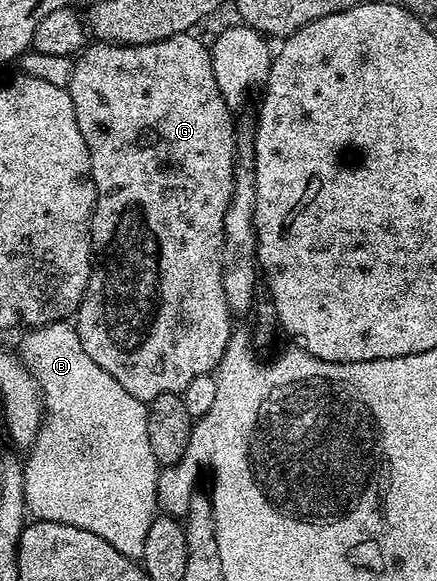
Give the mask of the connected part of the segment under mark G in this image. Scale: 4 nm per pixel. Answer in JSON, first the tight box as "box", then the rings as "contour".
{"box":[67,32,238,402],"contour":[[[179,32],[177,36],[162,38],[162,42],[154,42],[153,44],[89,43],[87,47],[75,57],[72,66],[72,77],[67,87],[70,98],[74,102],[74,118],[78,118],[78,130],[82,130],[82,138],[86,138],[86,146],[90,150],[92,177],[94,178],[94,186],[96,187],[96,207],[92,209],[92,227],[90,229],[92,233],[92,273],[88,279],[88,285],[84,291],[82,302],[74,313],[74,327],[78,338],[82,342],[82,350],[86,350],[86,354],[90,354],[90,358],[94,358],[94,362],[98,362],[98,366],[102,366],[102,370],[106,370],[106,374],[110,374],[117,382],[122,382],[122,390],[126,390],[127,393],[132,394],[134,398],[145,402],[150,402],[162,394],[182,394],[186,390],[186,386],[190,386],[190,382],[193,378],[215,373],[216,369],[220,367],[220,360],[224,356],[228,339],[232,337],[234,331],[234,325],[232,325],[234,316],[233,313],[228,311],[226,294],[222,290],[220,249],[224,246],[224,215],[232,201],[232,173],[236,171],[236,165],[238,163],[236,128],[232,125],[233,109],[230,107],[228,101],[225,100],[222,90],[218,90],[218,82],[214,78],[214,66],[212,65],[212,53],[209,45],[207,43],[203,44],[198,37],[192,35],[196,34]]]}

